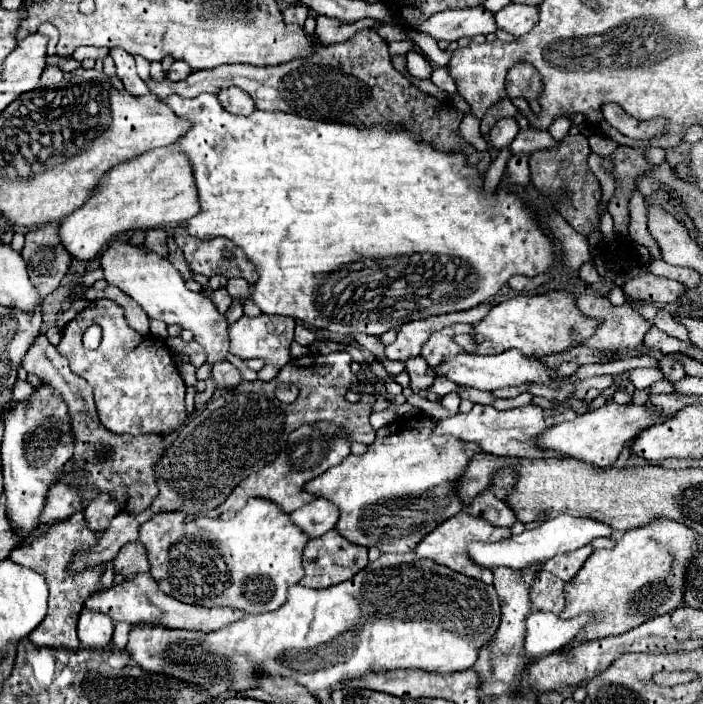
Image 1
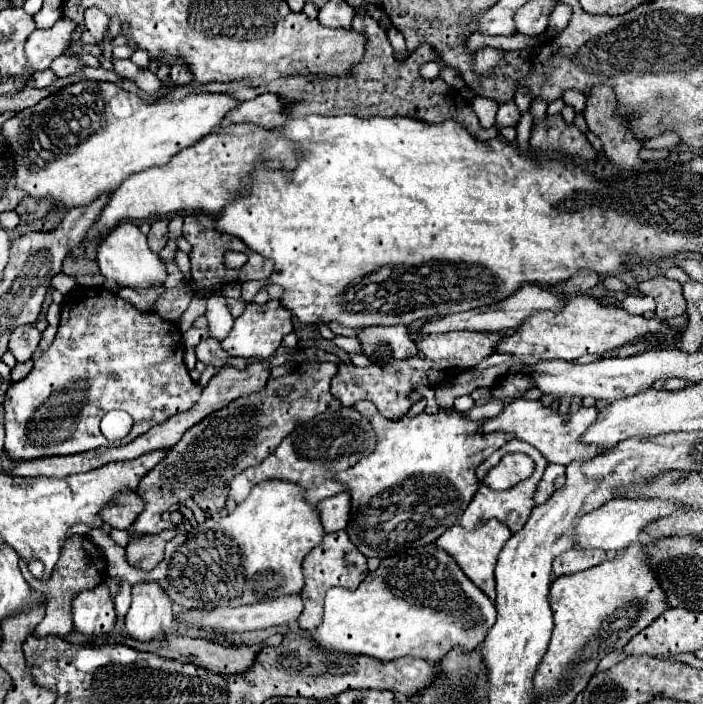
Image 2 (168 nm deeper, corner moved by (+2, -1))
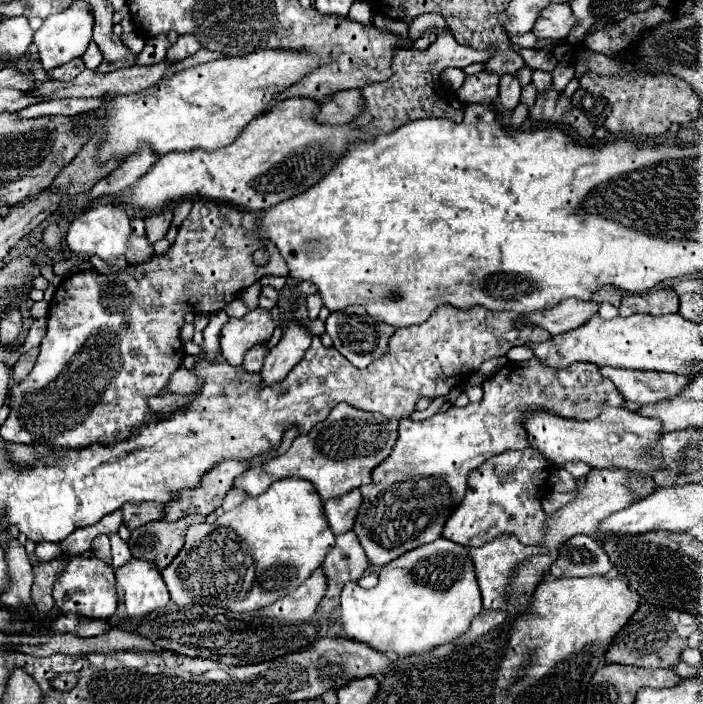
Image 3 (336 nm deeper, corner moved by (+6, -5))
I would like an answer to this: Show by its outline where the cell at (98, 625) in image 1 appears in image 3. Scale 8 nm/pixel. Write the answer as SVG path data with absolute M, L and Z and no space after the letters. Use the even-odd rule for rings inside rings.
M86 553L82 557L70 557L66 569L62 571L62 575L58 577L54 585L54 599L58 603L60 597L66 597L62 607L58 607L62 613L74 613L84 619L108 621L116 613L116 603L118 603L114 583L116 583L116 577L114 577L112 567L102 563L92 553Z

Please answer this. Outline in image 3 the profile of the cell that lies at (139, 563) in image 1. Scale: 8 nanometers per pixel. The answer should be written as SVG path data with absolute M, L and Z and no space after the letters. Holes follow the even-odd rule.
M188 515L178 519L176 523L166 521L152 521L132 531L128 547L132 557L152 561L156 569L164 569L184 545L184 531L192 523L202 523L206 517L202 515Z

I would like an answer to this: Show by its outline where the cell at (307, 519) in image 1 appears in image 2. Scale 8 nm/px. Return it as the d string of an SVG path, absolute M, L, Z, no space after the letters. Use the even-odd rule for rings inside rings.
M340 493L336 497L328 497L318 503L318 511L322 517L322 525L326 533L334 533L338 529L346 529L350 515L350 499L348 493Z

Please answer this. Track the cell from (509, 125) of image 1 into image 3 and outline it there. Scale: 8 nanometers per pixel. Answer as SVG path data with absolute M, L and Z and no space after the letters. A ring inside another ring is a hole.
M504 75L500 79L500 97L498 97L500 109L504 113L510 113L510 111L514 111L518 101L520 101L520 83L518 83L518 77Z

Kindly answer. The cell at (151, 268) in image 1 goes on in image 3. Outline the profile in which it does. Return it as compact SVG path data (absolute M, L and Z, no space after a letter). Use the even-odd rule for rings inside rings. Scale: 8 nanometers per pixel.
M98 203L94 207L86 209L80 217L76 217L72 221L68 235L66 235L66 243L68 243L70 251L76 255L82 255L82 257L96 255L96 257L104 259L106 263L116 263L130 249L130 235L132 235L132 229L130 229L128 213L122 207Z

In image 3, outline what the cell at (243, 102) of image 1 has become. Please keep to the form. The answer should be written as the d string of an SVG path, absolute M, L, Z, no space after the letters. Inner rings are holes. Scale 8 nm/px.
M356 89L340 91L330 97L326 103L318 103L316 121L322 125L344 125L360 113L362 95Z

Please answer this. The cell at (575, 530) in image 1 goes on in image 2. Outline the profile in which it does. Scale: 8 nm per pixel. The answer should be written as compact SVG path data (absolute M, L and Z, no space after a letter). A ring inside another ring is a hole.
M612 499L592 515L584 515L576 525L576 547L600 547L608 549L622 549L636 543L646 525L672 515L672 511L686 509L680 501L660 501L660 499Z

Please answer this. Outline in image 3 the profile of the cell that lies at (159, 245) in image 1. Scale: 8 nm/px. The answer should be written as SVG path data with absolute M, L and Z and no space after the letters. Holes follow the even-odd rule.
M172 207L160 211L160 213L152 213L148 215L146 219L146 237L150 241L150 245L154 245L156 241L164 239L168 229L170 229L170 223L172 223Z

